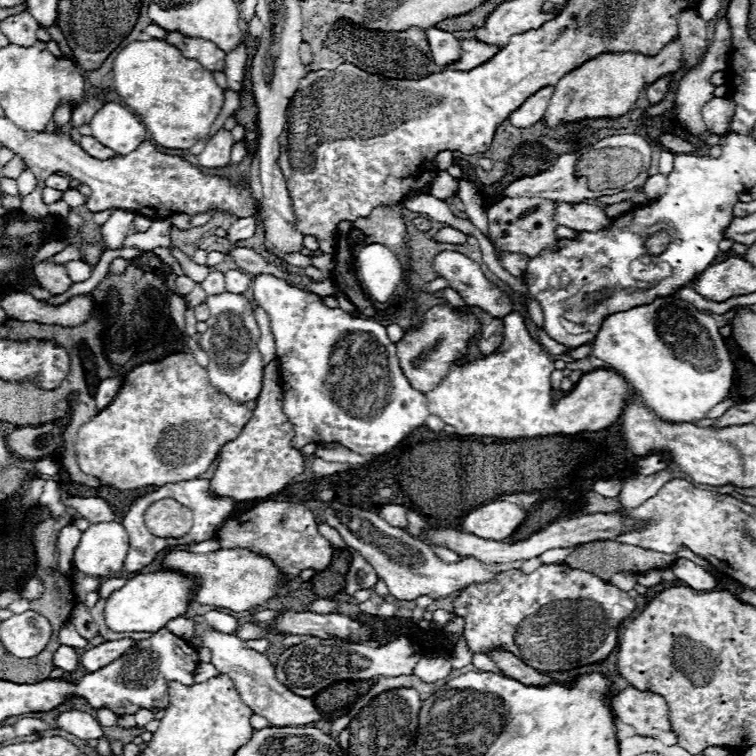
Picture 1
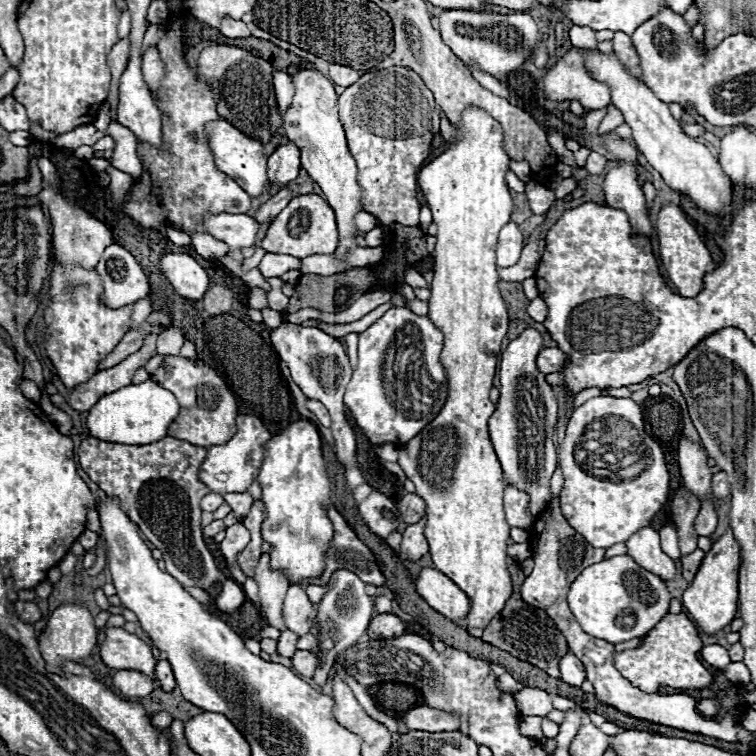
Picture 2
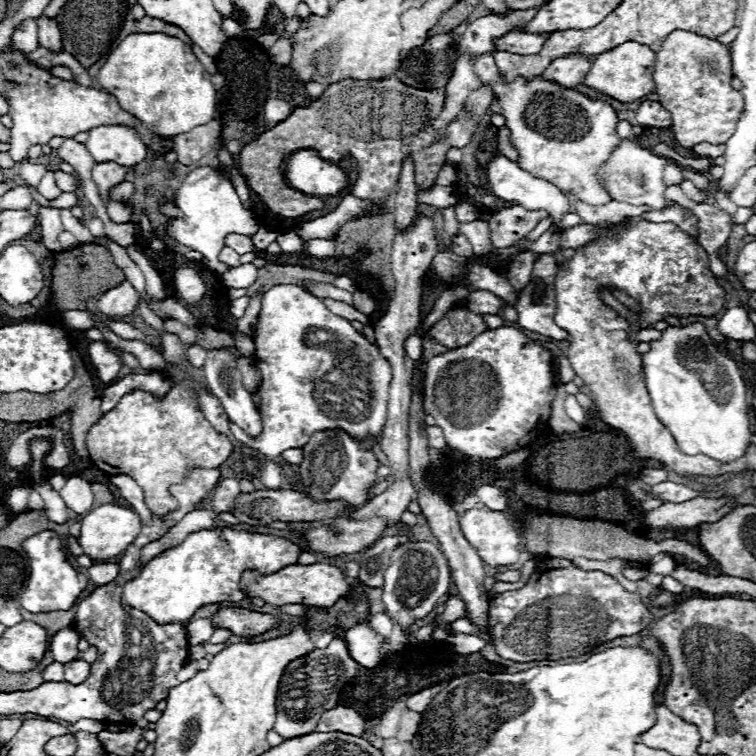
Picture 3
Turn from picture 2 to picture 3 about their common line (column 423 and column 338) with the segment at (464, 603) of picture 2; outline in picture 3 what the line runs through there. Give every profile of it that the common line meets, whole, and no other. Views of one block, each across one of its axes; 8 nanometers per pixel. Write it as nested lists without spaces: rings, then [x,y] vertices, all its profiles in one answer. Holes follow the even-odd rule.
[[[290,564],[274,574],[260,574],[258,570],[246,570],[240,576],[240,590],[246,594],[246,598],[260,598],[266,604],[272,606],[284,606],[284,604],[306,604],[306,606],[322,606],[328,608],[338,598],[348,594],[348,582],[344,580],[340,568],[330,564],[310,564],[310,566],[298,566]]]

